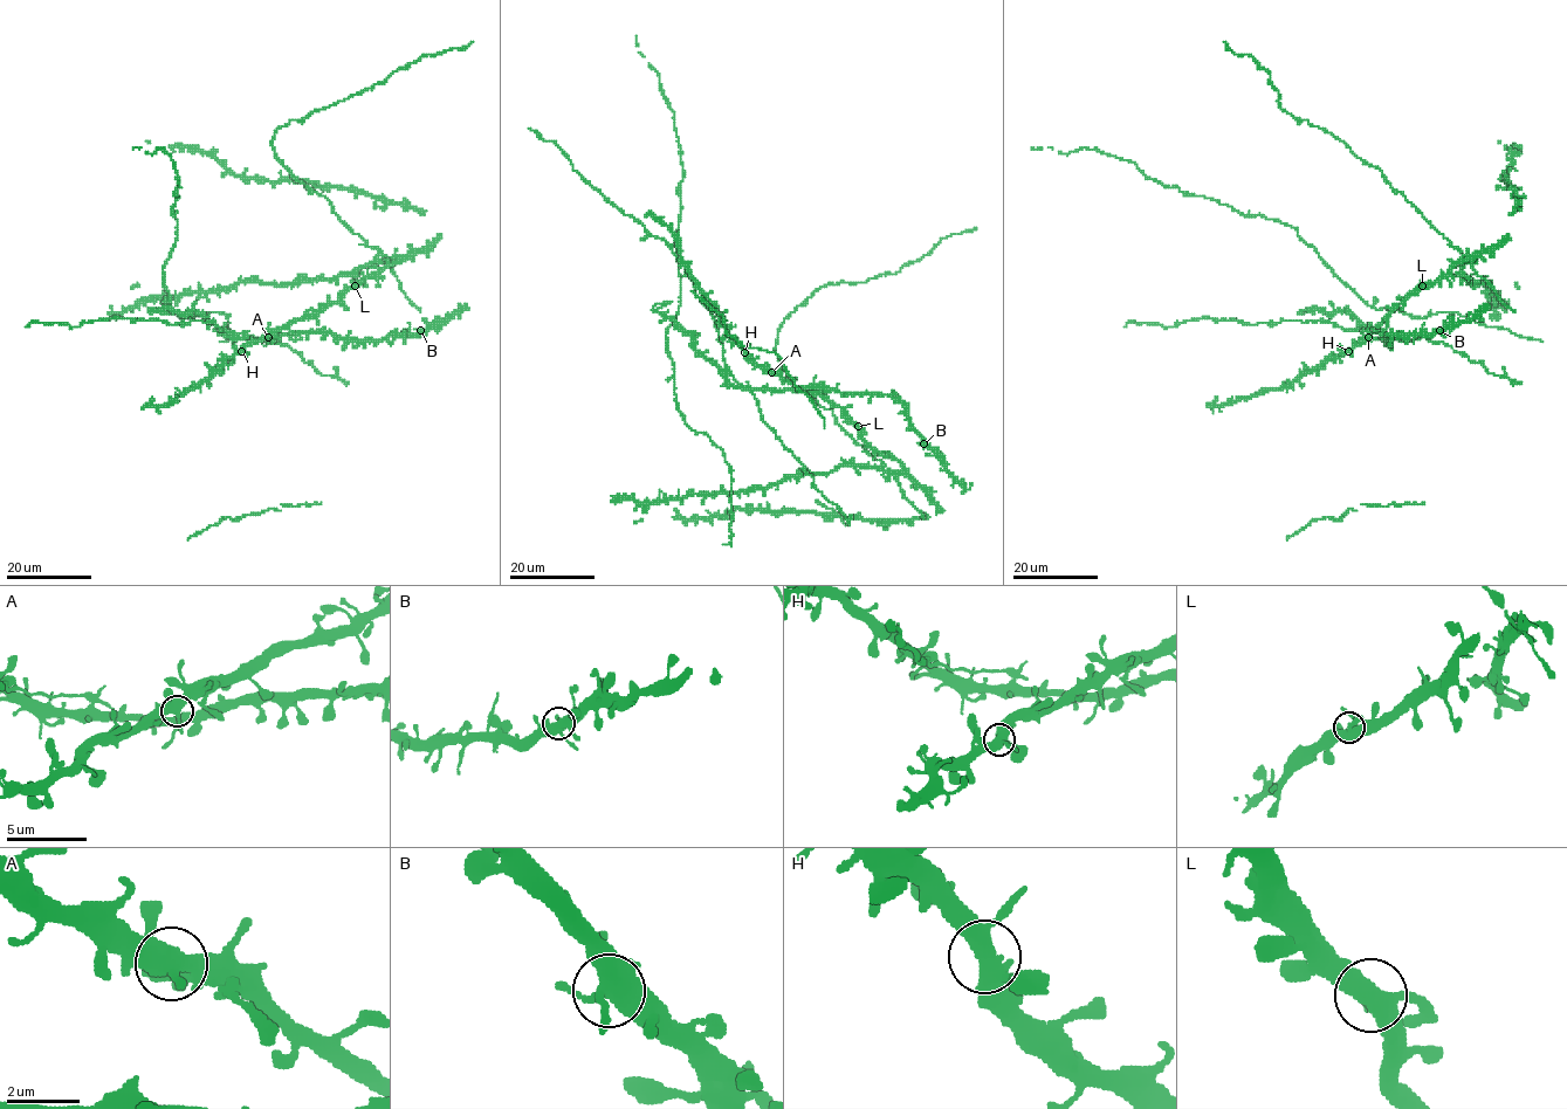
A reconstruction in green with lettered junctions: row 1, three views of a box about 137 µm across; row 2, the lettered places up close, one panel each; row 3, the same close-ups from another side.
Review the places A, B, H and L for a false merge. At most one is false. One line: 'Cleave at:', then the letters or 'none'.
Cleave at: none

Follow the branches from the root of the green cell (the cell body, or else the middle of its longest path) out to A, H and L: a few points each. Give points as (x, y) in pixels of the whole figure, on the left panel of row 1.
A: (329, 304), (268, 337)
H: (329, 304), (313, 316), (251, 341), (241, 350)
L: (329, 304), (334, 304), (355, 286)

